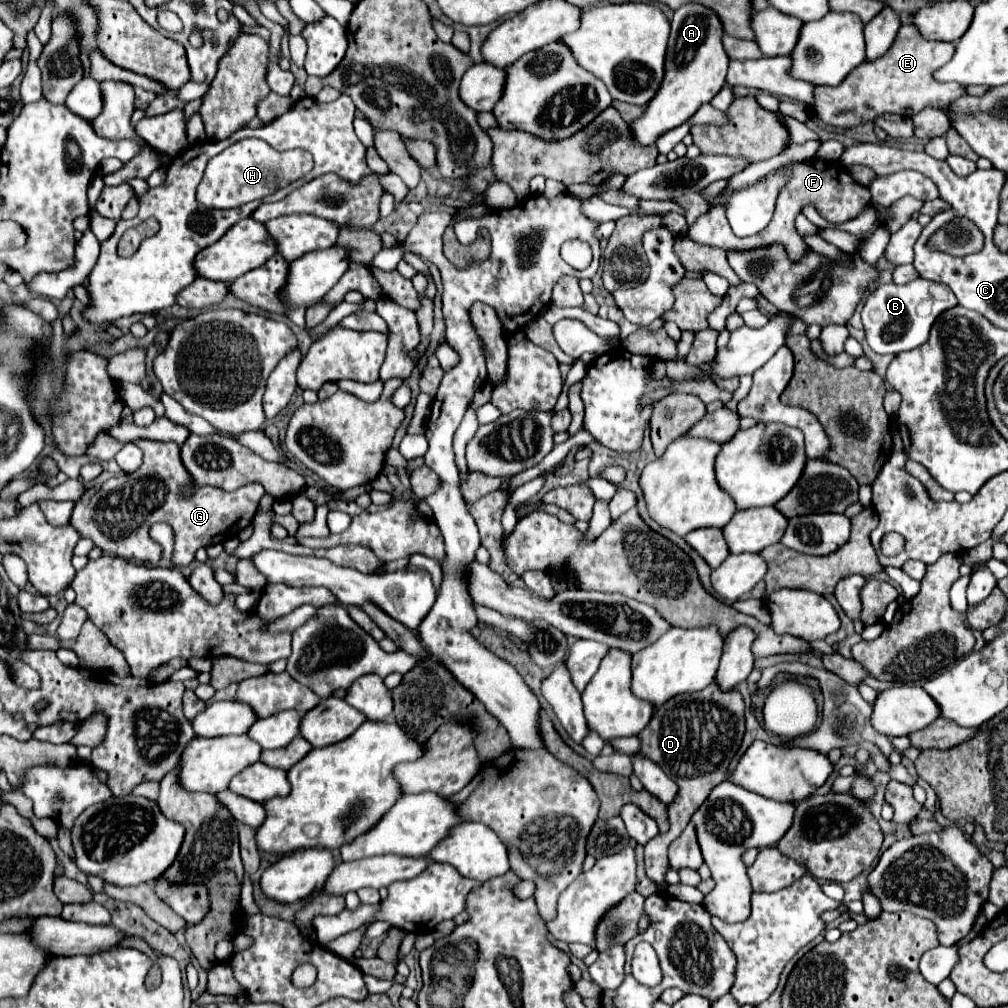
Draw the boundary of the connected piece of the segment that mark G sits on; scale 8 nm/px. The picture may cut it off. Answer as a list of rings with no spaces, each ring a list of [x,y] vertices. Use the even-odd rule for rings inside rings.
[[[137,441],[143,447],[143,465],[133,473],[133,493],[131,483],[111,483],[107,481],[101,489],[87,489],[85,495],[75,503],[71,525],[79,529],[81,537],[93,541],[103,553],[109,555],[129,555],[137,561],[151,561],[153,565],[161,559],[161,545],[149,537],[149,527],[157,521],[165,521],[175,531],[175,565],[189,565],[195,559],[199,547],[227,541],[227,537],[237,537],[255,517],[259,499],[263,497],[263,487],[259,483],[243,485],[237,491],[223,491],[217,487],[195,487],[193,495],[183,495],[181,489],[191,481],[185,465],[179,457],[179,445],[157,443],[157,441]],[[103,521],[103,523],[97,523]]]

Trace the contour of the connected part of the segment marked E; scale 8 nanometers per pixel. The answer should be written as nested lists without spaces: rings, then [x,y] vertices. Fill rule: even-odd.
[[[903,25],[897,33],[893,47],[875,61],[865,61],[855,67],[841,85],[815,87],[815,111],[819,119],[833,127],[855,127],[865,121],[873,121],[881,113],[899,113],[913,117],[925,107],[945,107],[951,101],[963,97],[967,87],[941,83],[933,79],[933,73],[943,67],[955,53],[953,43],[927,41],[915,25]]]

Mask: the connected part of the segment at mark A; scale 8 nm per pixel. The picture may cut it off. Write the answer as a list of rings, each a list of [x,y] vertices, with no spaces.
[[[687,3],[675,9],[665,57],[665,79],[657,95],[649,101],[645,115],[631,123],[635,141],[641,145],[655,145],[659,135],[679,127],[703,103],[709,103],[725,85],[729,61],[731,59],[723,49],[723,25],[713,9],[699,3]]]

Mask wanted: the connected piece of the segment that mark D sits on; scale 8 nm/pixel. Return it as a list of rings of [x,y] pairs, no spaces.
[[[711,683],[703,691],[671,697],[671,701],[667,701],[653,713],[643,733],[637,735],[641,741],[639,753],[655,761],[679,785],[679,793],[675,801],[671,803],[671,807],[667,807],[671,829],[667,833],[659,833],[655,839],[651,839],[645,845],[647,875],[655,883],[659,883],[661,891],[667,891],[667,883],[665,883],[665,873],[669,867],[667,847],[683,833],[691,815],[703,805],[711,789],[725,779],[727,767],[735,757],[745,733],[743,713],[745,713],[745,705],[739,691],[731,689],[723,693],[717,685]]]

